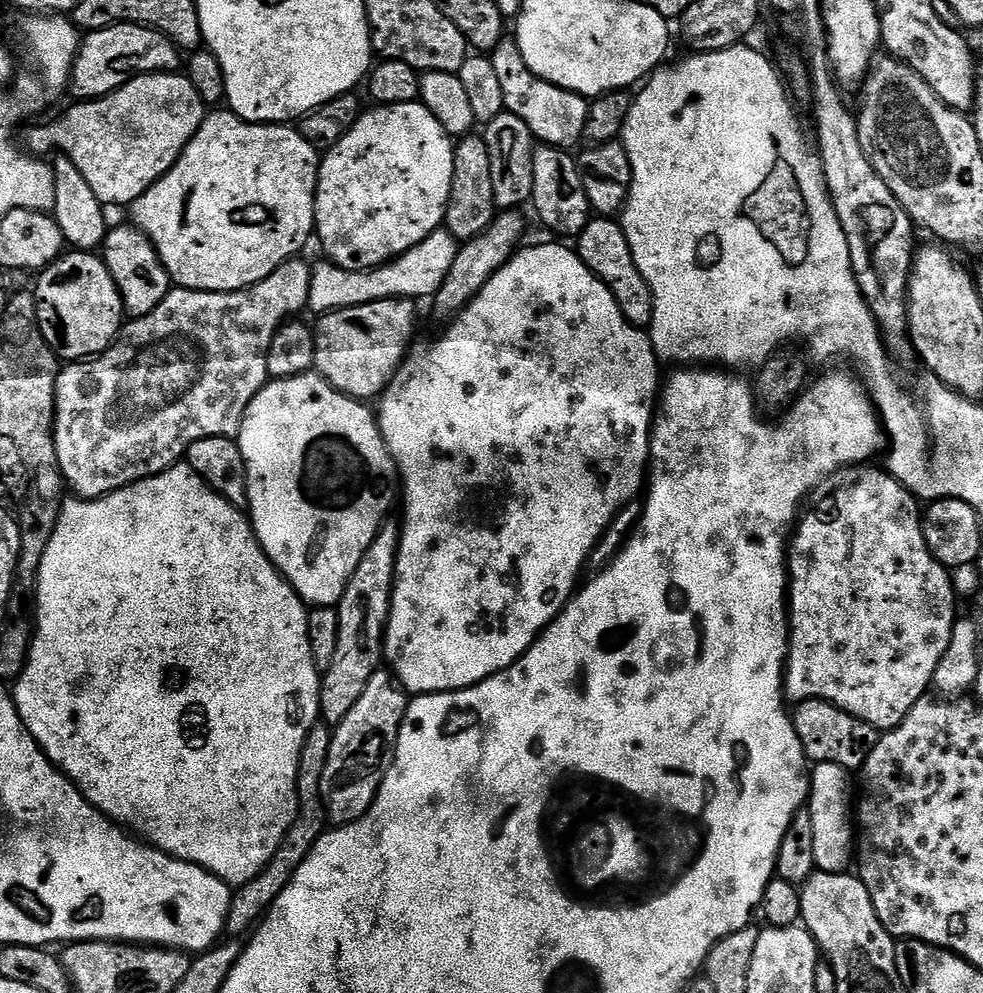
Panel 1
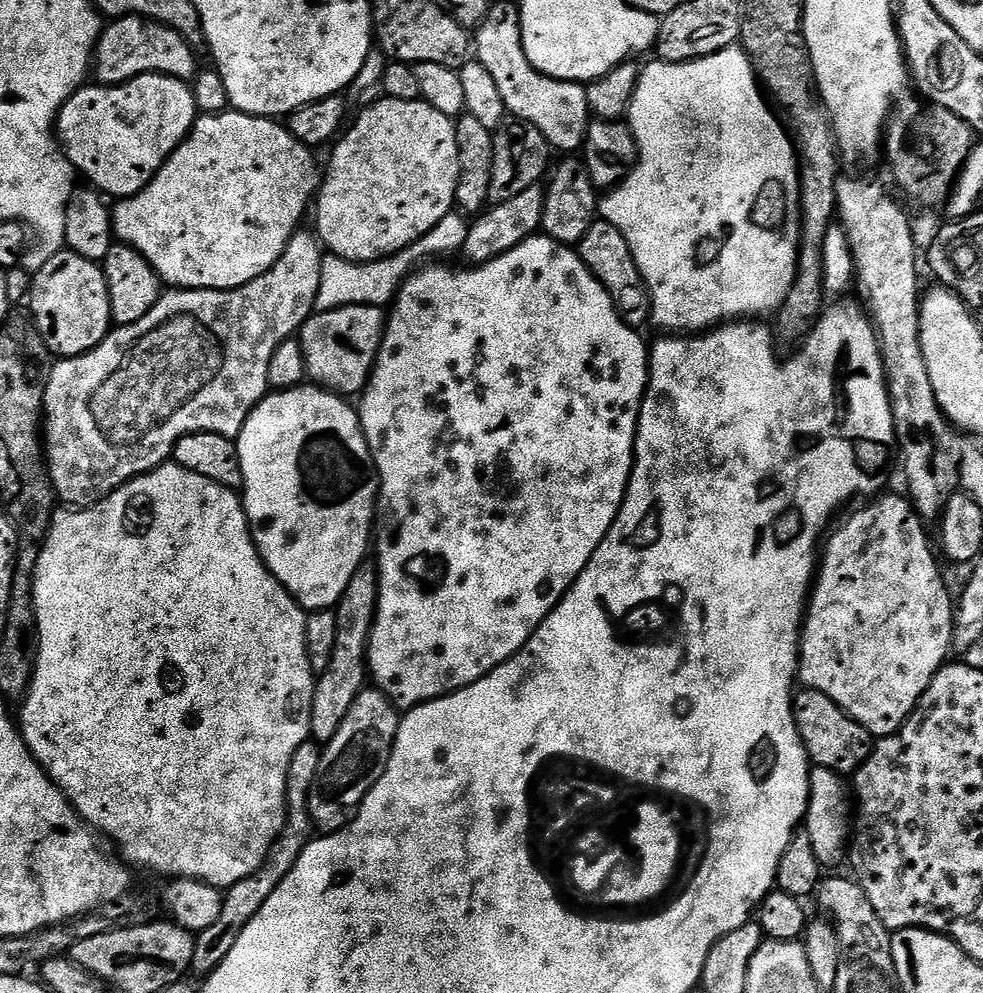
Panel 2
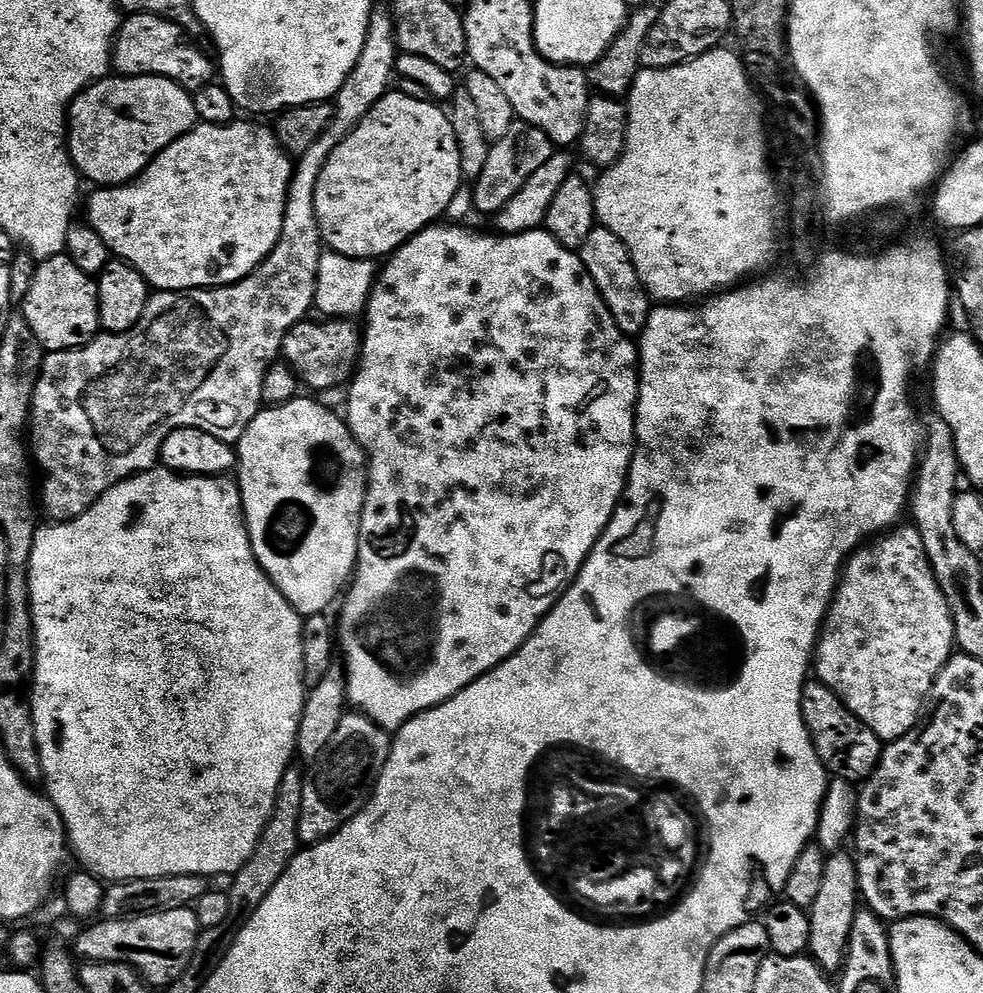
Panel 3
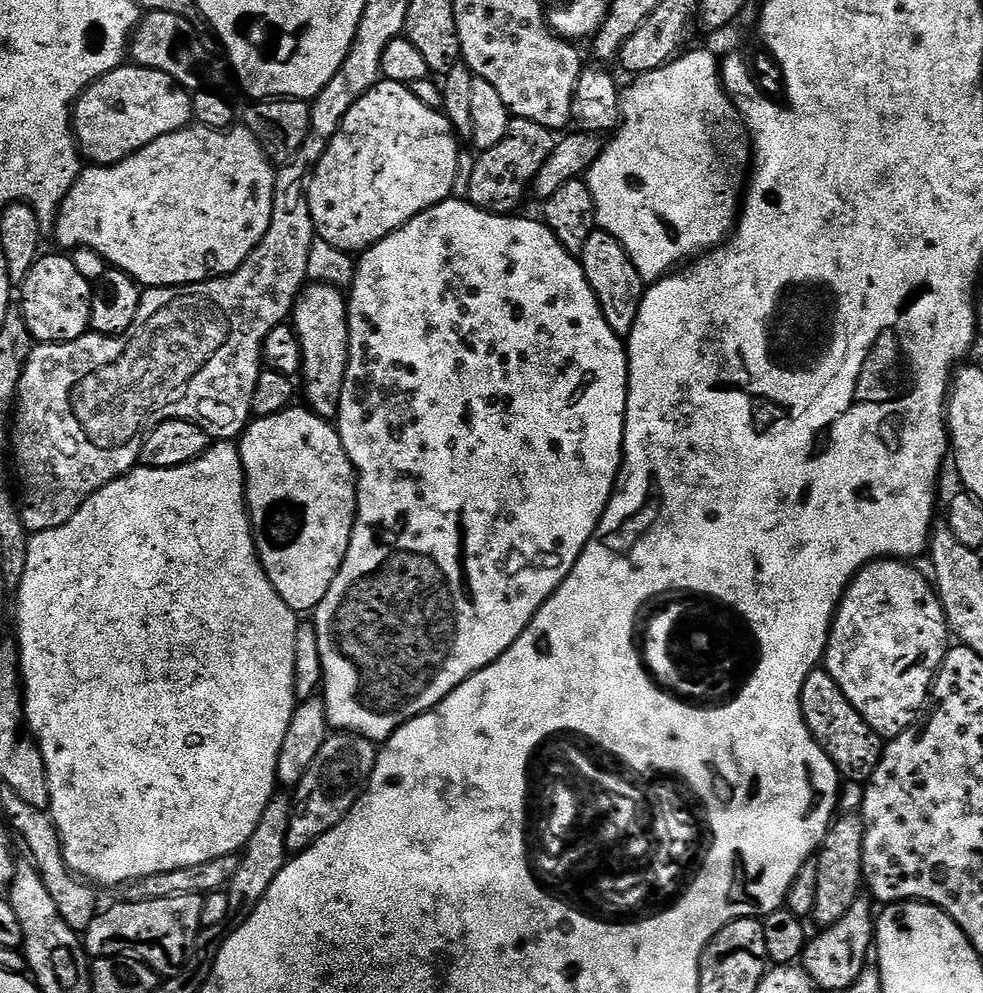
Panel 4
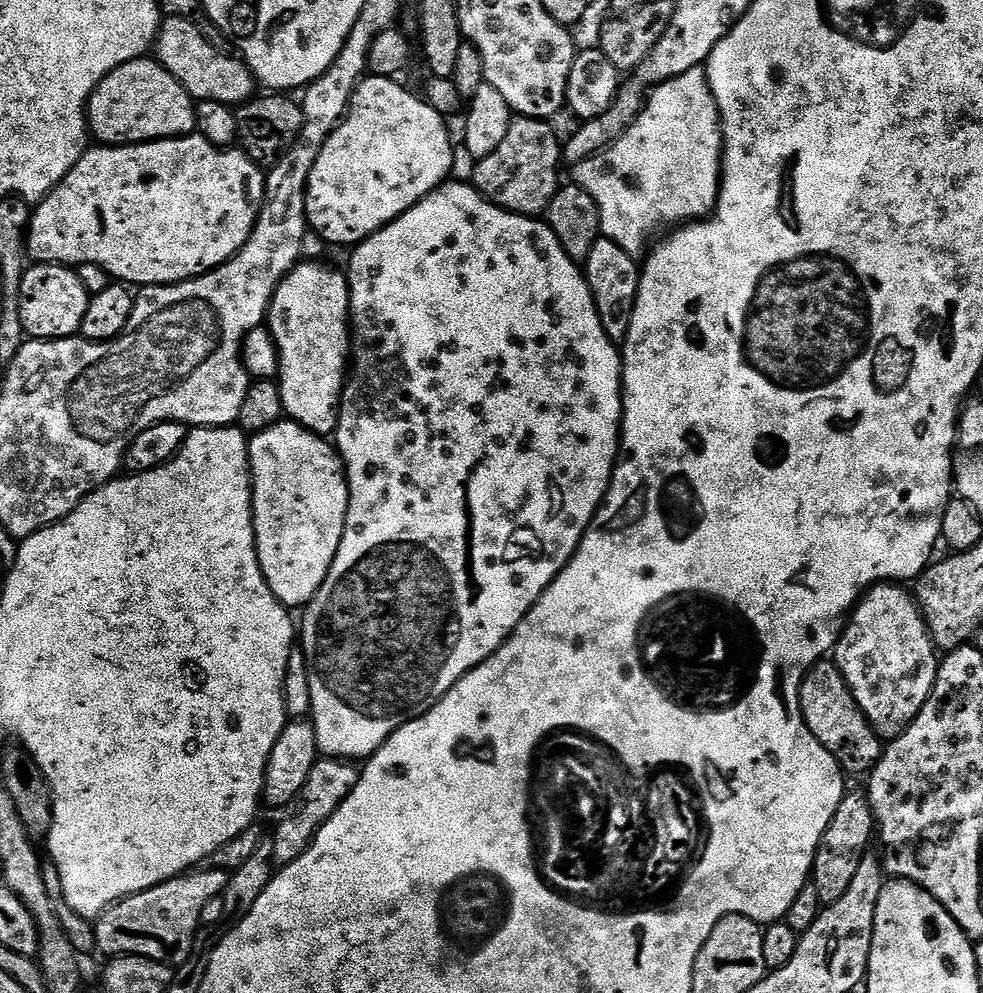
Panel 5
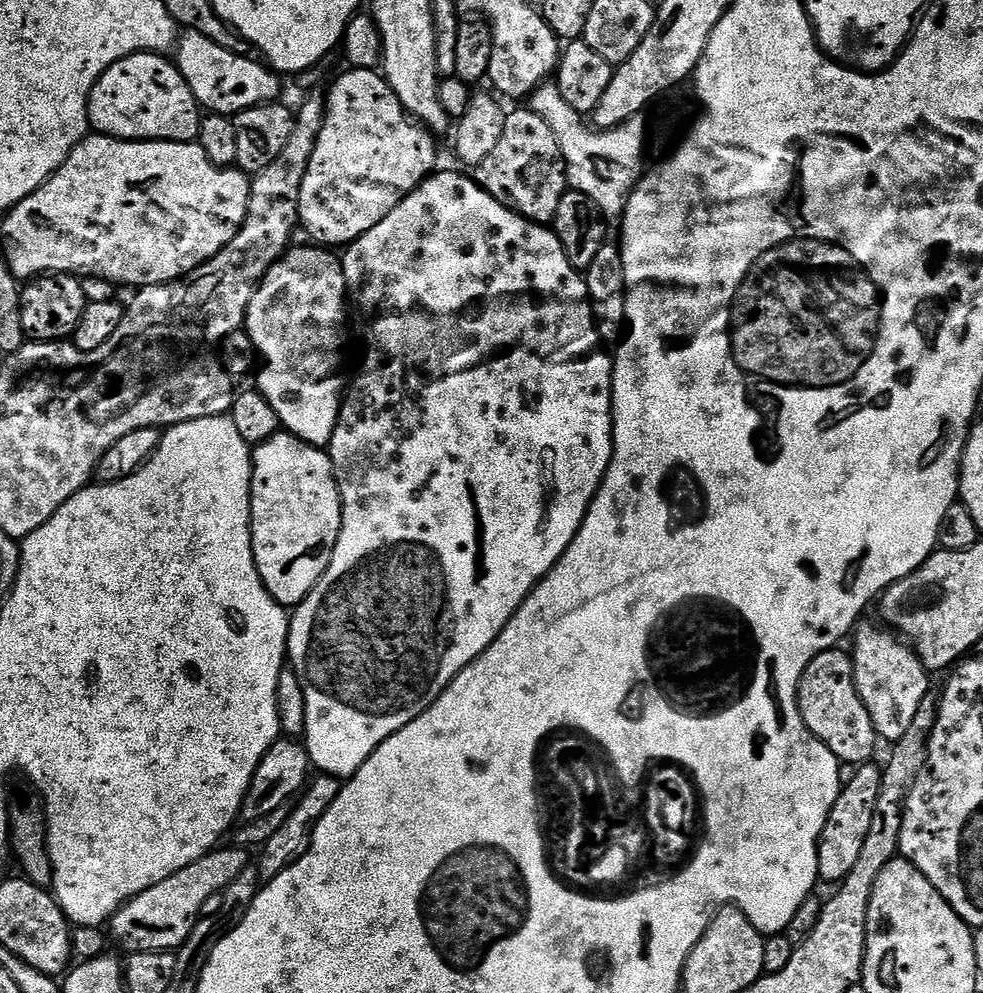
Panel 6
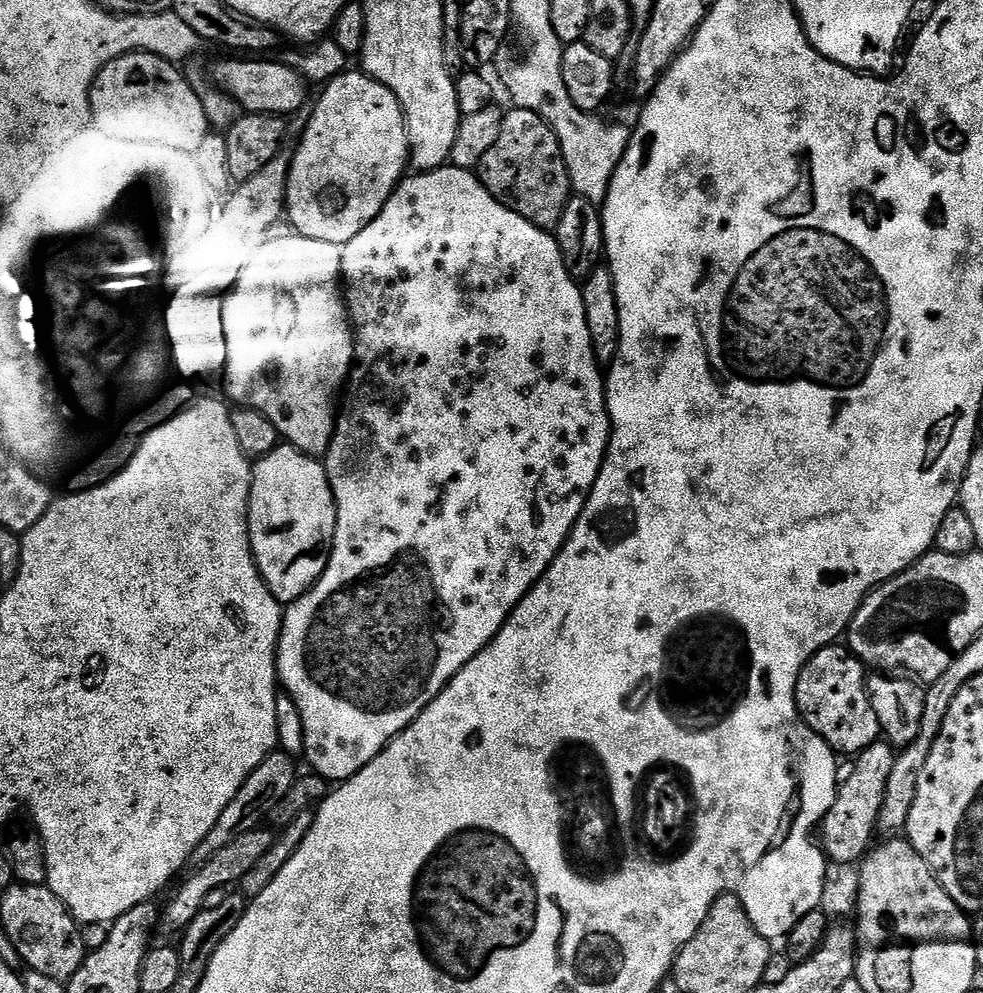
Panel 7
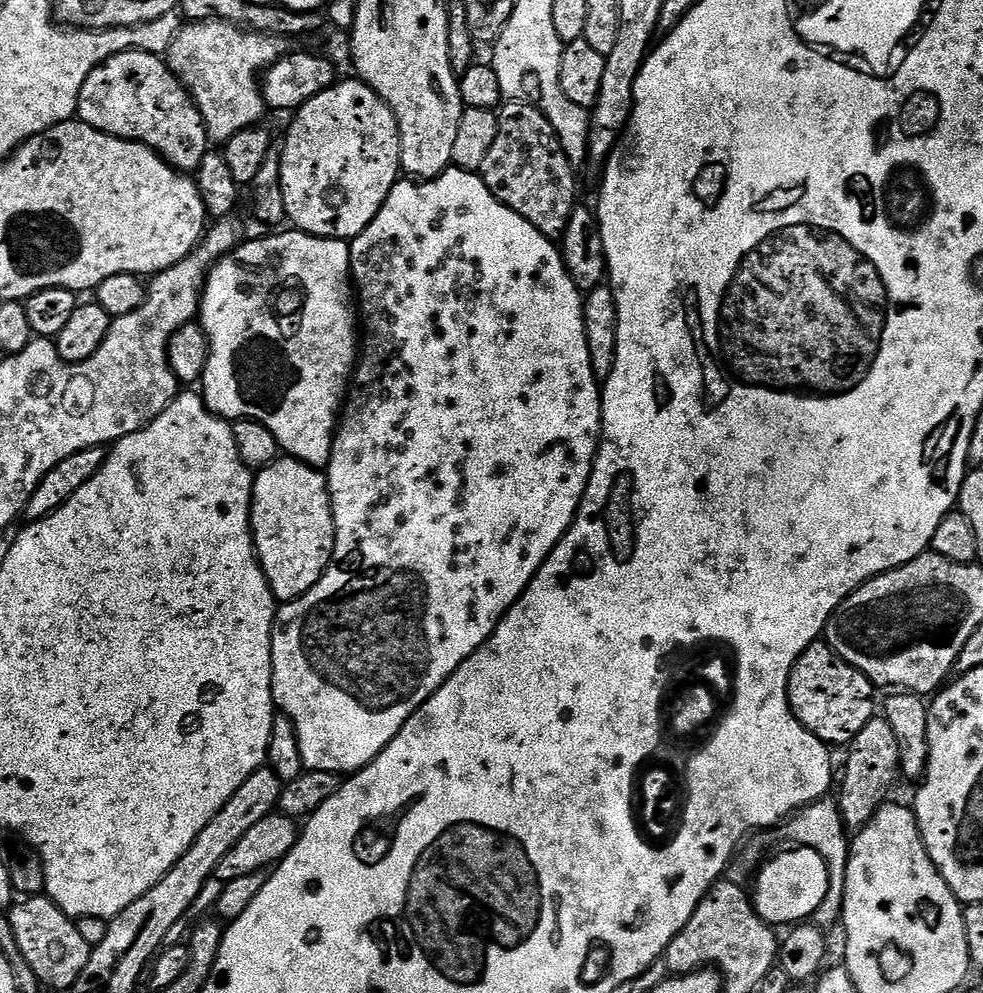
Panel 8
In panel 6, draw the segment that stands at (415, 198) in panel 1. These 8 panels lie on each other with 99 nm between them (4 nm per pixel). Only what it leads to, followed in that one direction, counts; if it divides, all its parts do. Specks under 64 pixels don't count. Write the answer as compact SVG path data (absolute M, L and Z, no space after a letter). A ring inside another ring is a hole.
M357 68L344 70L344 73L333 82L332 89L326 92L322 130L318 134L318 142L314 146L310 166L306 166L306 178L302 178L302 186L300 187L299 223L310 233L317 245L336 246L332 244L341 244L341 246L347 246L351 244L353 240L358 239L362 234L366 234L366 230L378 226L378 222L382 222L382 218L386 218L386 214L390 214L390 210L394 210L394 206L398 206L398 202L402 202L402 198L406 198L421 182L427 180L429 176L437 171L436 140L437 137L429 132L423 124L408 115L408 111L404 109L398 98L398 94L394 94L394 90L379 71L371 72L370 70L358 70Z

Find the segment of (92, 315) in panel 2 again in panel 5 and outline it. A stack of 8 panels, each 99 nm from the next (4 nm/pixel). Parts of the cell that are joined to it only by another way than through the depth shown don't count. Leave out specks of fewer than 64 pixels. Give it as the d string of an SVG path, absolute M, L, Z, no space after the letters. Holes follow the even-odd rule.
M33 263L25 268L20 291L20 313L25 333L34 340L66 340L75 337L82 326L82 318L86 318L86 306L90 295L82 284L77 269L67 264Z

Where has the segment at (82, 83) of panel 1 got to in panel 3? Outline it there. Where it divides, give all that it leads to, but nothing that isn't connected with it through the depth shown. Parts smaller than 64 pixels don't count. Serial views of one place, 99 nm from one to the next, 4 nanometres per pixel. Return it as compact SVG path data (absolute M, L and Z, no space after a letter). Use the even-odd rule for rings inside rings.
M133 12L121 23L112 46L112 68L121 76L161 76L182 85L190 93L214 80L214 60L199 48L197 41L174 22L161 16Z

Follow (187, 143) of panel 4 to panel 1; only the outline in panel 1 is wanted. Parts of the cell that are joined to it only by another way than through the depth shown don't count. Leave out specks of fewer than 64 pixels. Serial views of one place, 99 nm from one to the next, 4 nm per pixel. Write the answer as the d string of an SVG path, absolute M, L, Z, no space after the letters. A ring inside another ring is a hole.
M212 110L205 115L204 120L200 124L200 128L194 134L194 138L182 150L182 154L178 158L178 162L161 180L156 180L154 186L150 186L150 190L146 190L146 194L142 194L130 206L131 223L142 229L150 238L150 242L155 246L158 258L163 262L168 277L172 279L176 288L189 288L191 292L240 292L244 288L250 288L253 284L262 282L266 278L270 278L270 274L274 274L278 270L278 266L282 266L286 261L299 257L300 252L308 244L308 239L313 239L316 231L316 177L320 175L321 153L314 147L310 146L310 142L306 142L306 138L302 138L302 134L295 127L285 126L284 124L250 124L240 119L231 110Z

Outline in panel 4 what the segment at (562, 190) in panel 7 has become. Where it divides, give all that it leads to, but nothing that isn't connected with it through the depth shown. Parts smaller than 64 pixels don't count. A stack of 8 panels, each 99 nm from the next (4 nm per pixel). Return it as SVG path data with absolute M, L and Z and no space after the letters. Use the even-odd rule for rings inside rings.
M513 119L512 125L506 130L506 138L502 138L498 146L490 146L490 150L476 156L474 174L470 174L470 190L466 199L487 212L515 213L519 209L516 207L523 202L524 195L529 195L538 170L542 170L542 162L550 158L556 141L553 129L538 126L538 122Z

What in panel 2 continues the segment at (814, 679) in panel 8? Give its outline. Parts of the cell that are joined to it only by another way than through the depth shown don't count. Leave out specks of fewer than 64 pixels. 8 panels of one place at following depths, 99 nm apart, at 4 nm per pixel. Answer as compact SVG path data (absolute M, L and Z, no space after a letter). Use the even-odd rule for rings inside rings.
M813 688L797 691L792 698L792 713L798 734L815 767L841 774L855 774L868 760L874 737L853 716L847 716L824 692Z

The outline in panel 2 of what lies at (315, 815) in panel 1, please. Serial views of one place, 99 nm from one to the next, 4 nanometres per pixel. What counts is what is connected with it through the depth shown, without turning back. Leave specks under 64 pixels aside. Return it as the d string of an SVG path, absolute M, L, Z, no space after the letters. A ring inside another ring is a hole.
M306 739L302 742L302 746L298 746L298 750L294 750L294 758L290 758L290 770L286 774L288 813L282 834L278 834L270 854L264 859L264 864L258 866L254 875L250 878L242 878L242 882L234 882L234 886L230 886L223 893L222 914L218 914L218 922L214 922L214 926L206 930L195 933L196 945L190 969L193 977L211 976L213 970L226 958L226 954L234 950L234 942L238 942L238 934L242 934L250 918L254 918L254 914L258 914L258 910L266 906L266 898L270 898L278 882L282 882L282 878L286 878L286 874L294 870L294 862L302 858L302 850L306 850L308 843L314 839L314 829L308 809L308 791L314 786L314 774L318 774L320 763L322 763L322 748L315 740Z

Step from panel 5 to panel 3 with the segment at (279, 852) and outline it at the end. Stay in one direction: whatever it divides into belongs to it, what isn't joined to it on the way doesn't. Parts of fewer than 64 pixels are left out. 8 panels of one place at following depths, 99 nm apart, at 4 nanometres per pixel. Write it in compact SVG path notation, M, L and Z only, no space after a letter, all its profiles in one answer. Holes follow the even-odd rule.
M352 710L344 715L342 722L338 722L338 734L330 738L330 746L326 746L326 750L322 750L322 754L316 760L311 761L309 768L312 769L307 769L306 772L307 779L302 790L302 806L298 822L301 845L311 846L320 843L321 840L327 840L342 825L353 820L362 811L390 758L392 741L393 737L386 729L380 728L372 719L359 711Z

